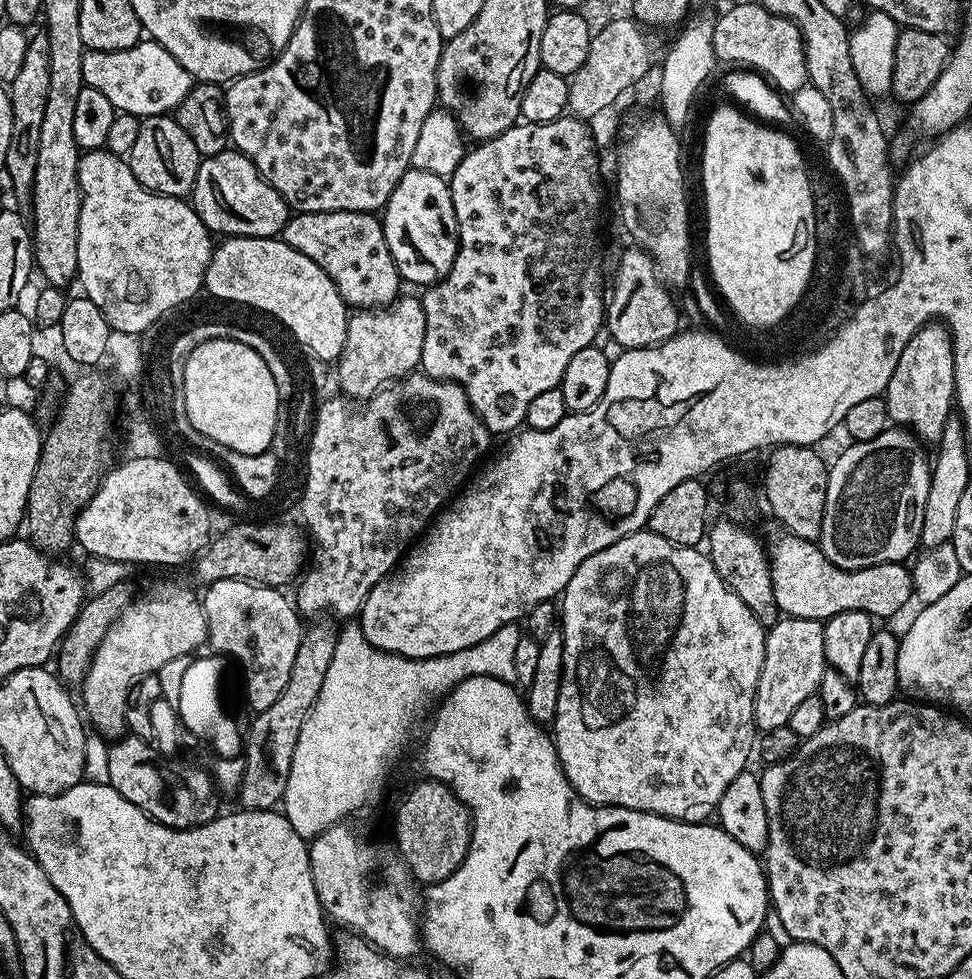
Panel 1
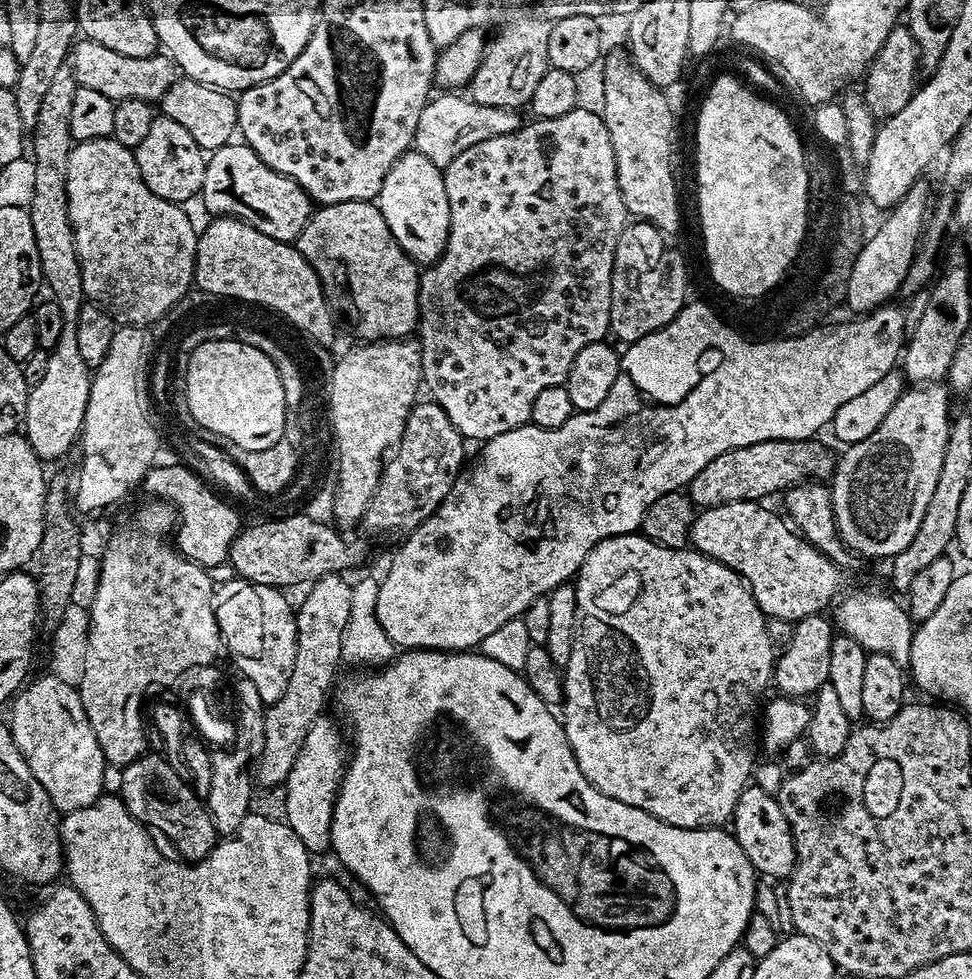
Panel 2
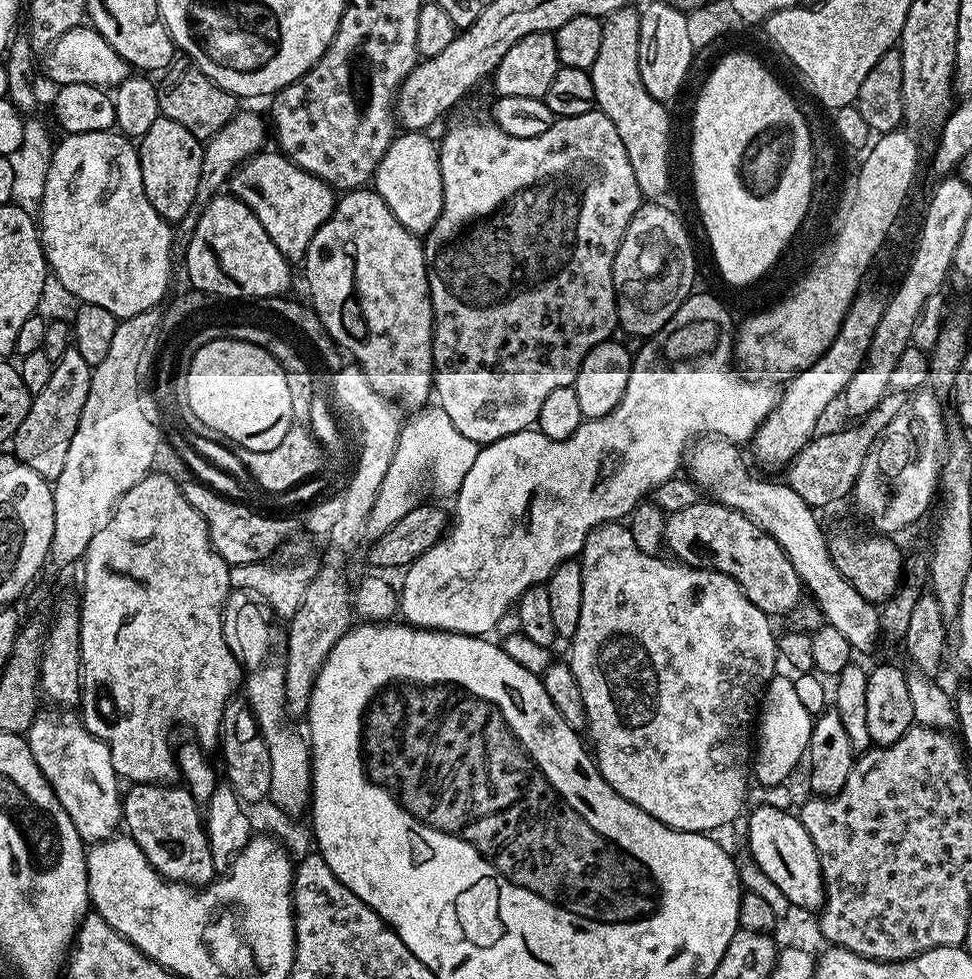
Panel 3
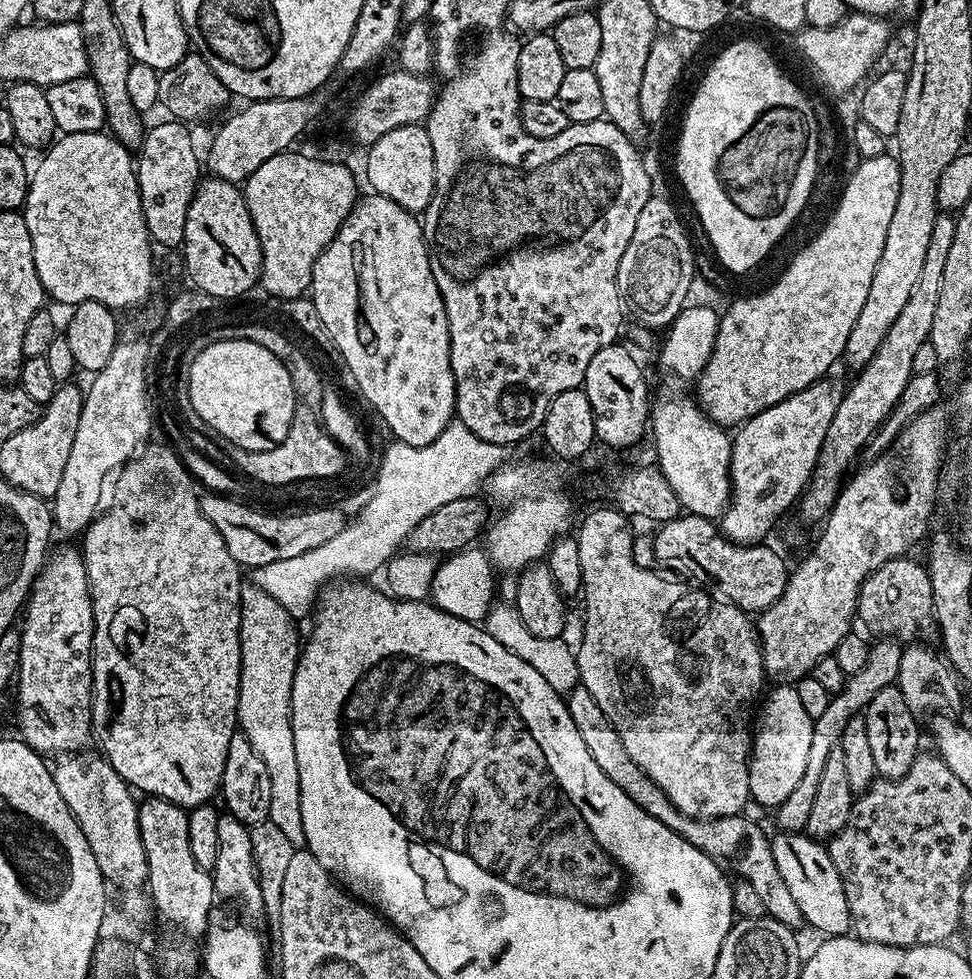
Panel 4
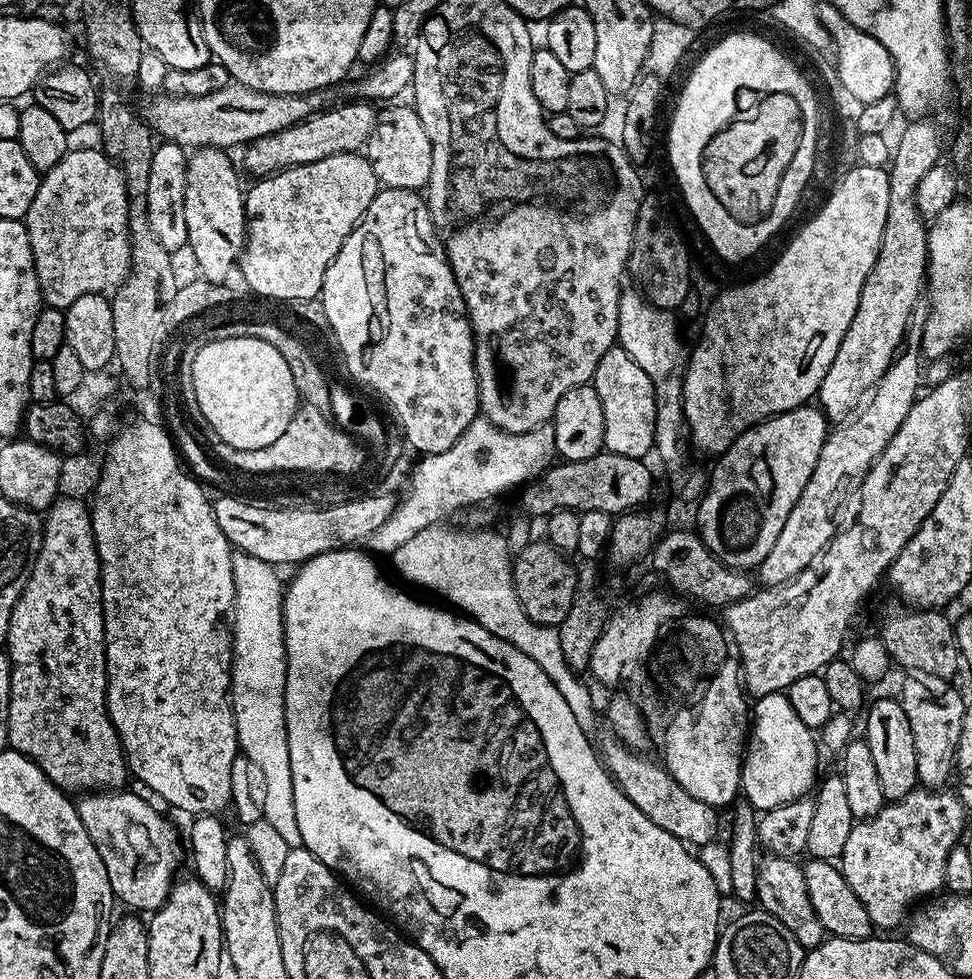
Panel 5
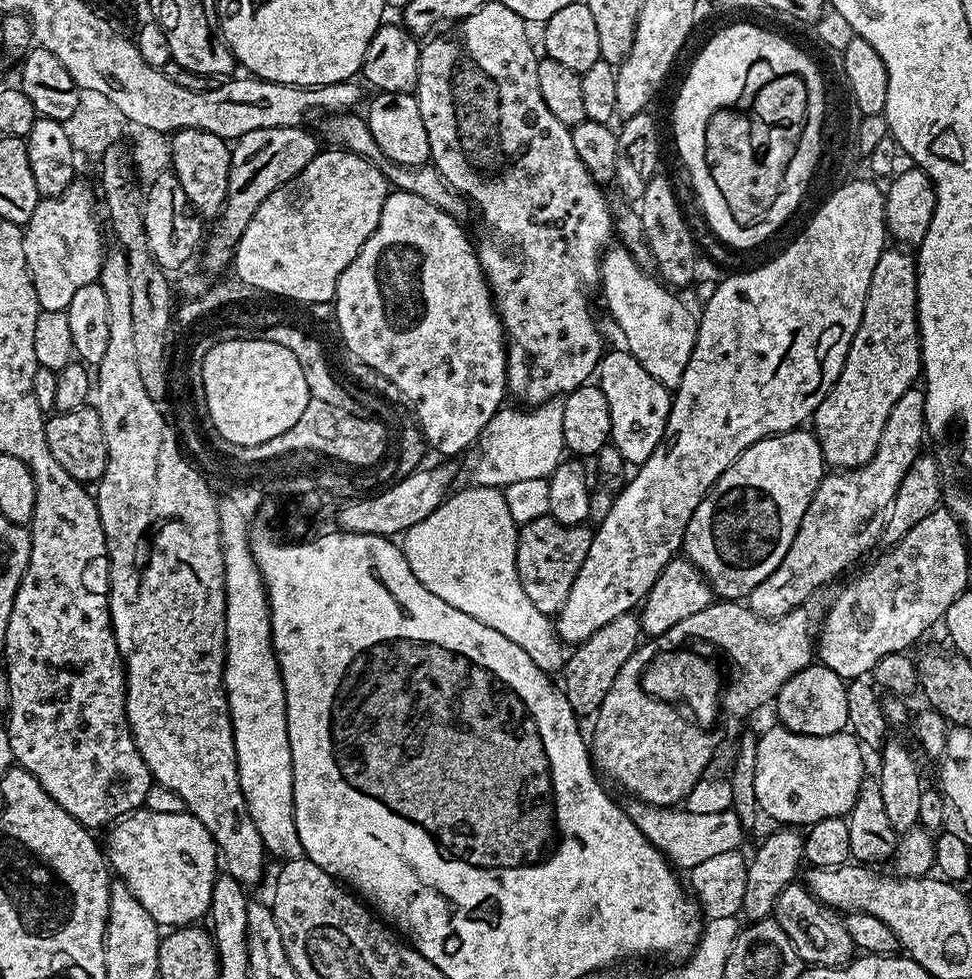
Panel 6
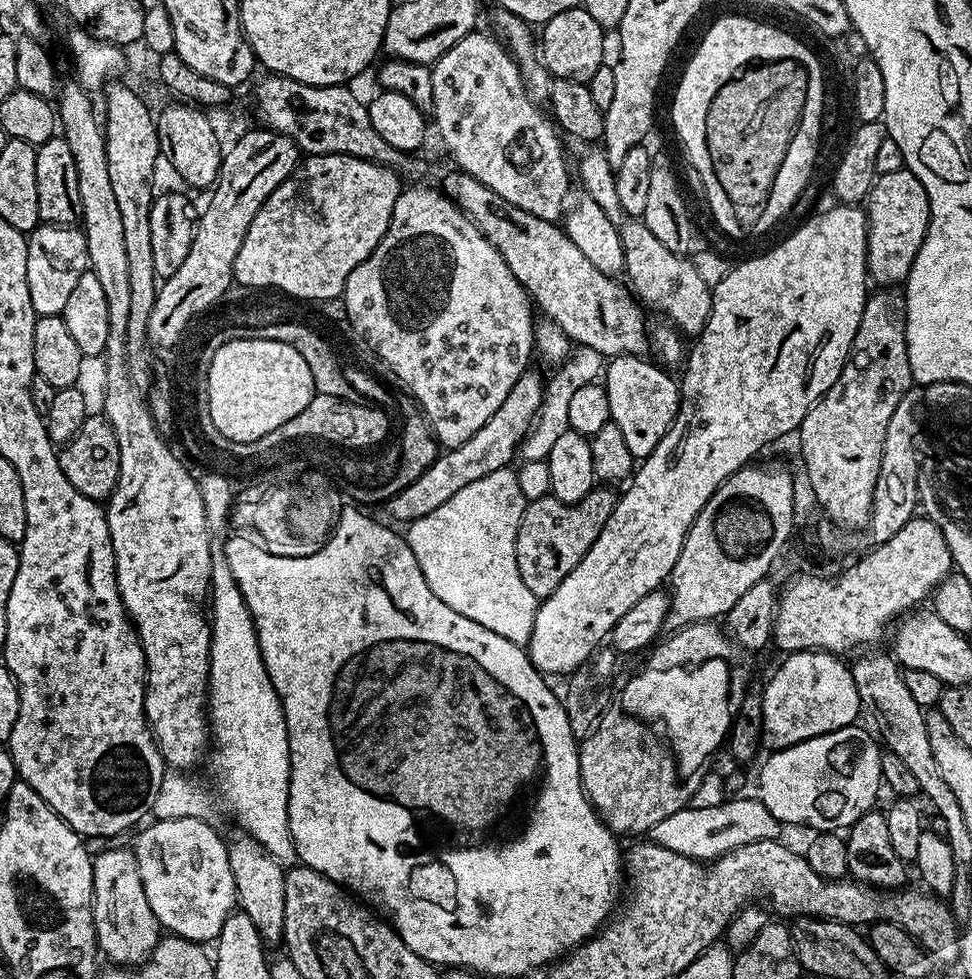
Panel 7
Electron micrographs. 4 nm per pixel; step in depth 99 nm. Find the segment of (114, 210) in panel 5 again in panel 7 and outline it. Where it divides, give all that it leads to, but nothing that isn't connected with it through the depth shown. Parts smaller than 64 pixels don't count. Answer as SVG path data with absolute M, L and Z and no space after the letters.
M41 223L33 232L27 233L26 239L26 282L30 286L30 302L37 317L59 316L78 278L89 271L86 238L79 227Z

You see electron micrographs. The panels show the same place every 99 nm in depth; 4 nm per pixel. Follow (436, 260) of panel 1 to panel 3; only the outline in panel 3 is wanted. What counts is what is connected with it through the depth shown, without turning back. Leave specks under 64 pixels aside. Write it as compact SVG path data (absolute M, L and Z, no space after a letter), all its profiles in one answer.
M404 130L382 154L374 177L374 190L390 206L394 218L406 230L426 234L438 222L442 210L442 170L437 141L420 130Z

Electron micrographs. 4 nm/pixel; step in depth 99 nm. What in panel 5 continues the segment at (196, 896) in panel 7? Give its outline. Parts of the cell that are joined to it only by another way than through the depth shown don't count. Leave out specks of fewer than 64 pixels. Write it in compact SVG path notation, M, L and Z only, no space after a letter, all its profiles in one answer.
M132 790L81 795L76 812L82 826L86 826L86 834L90 834L90 842L94 842L94 850L102 857L102 866L106 866L113 897L137 913L151 914L161 908L177 875L180 848L182 852L181 837L179 840L171 822L164 820L168 818L158 810L150 810Z

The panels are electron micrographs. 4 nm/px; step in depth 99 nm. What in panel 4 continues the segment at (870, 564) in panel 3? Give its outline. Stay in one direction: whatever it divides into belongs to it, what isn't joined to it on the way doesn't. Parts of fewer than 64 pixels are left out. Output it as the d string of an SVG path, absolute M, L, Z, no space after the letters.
M907 555L897 556L878 566L871 572L860 587L856 616L872 632L878 632L881 637L895 637L900 642L912 642L923 628L932 628L934 617L932 607L932 587L928 577L927 567L916 560L908 560Z

